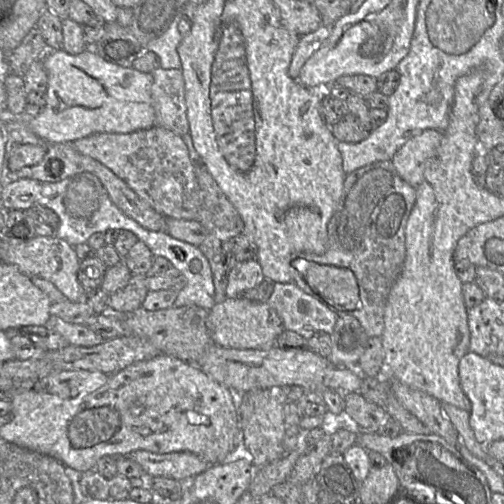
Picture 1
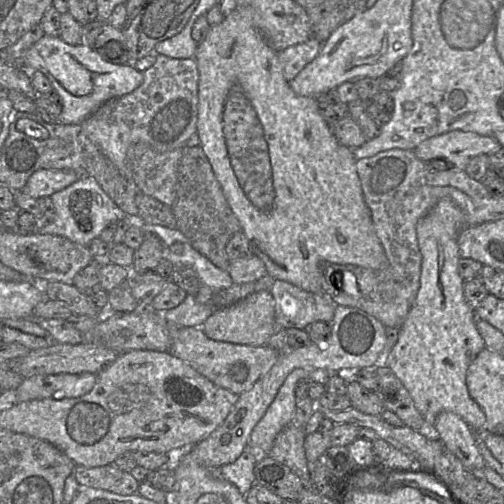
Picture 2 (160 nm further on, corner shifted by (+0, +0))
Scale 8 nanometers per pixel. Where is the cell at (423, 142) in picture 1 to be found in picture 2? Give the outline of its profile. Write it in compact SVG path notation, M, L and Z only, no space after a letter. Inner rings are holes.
M453 130L424 140L413 151L424 162L442 159L450 168L465 170L473 157L489 155L501 148L493 136Z

